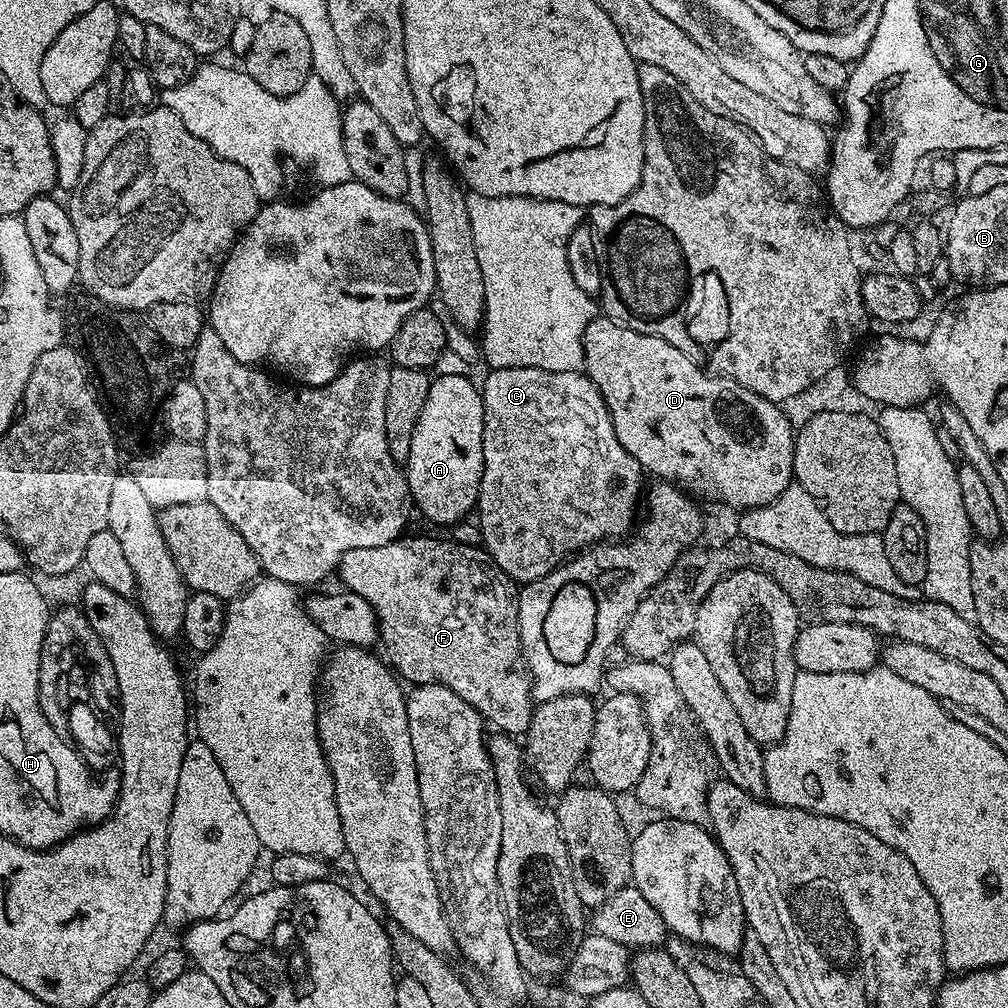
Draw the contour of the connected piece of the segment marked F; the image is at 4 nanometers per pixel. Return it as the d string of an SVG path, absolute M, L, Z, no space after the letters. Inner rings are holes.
M408 534L399 540L390 542L389 544L379 544L378 546L366 546L365 548L351 548L350 550L346 550L346 554L342 554L342 558L338 565L338 577L339 576L341 582L344 583L341 585L343 585L347 591L358 594L358 598L366 598L366 602L370 602L370 606L376 615L376 627L378 629L379 643L381 645L384 643L384 652L382 651L383 659L387 661L392 671L396 673L397 677L399 677L401 681L407 682L407 680L409 680L409 685L412 686L419 686L421 684L441 684L442 686L446 686L450 690L454 690L454 694L458 694L458 698L462 698L466 702L470 702L470 706L474 706L474 710L478 710L480 715L484 717L485 721L487 721L491 727L492 724L496 727L493 729L495 729L497 733L507 734L513 738L523 737L525 733L527 733L530 722L532 721L534 701L532 699L532 681L527 671L525 671L522 667L522 657L520 655L520 631L518 630L518 602L520 601L520 593L518 591L518 584L517 581L508 577L508 569L500 568L496 565L492 555L490 555L483 547L477 546L477 548L475 548L472 544L459 544L456 540L439 540L436 536L412 537L411 534Z

